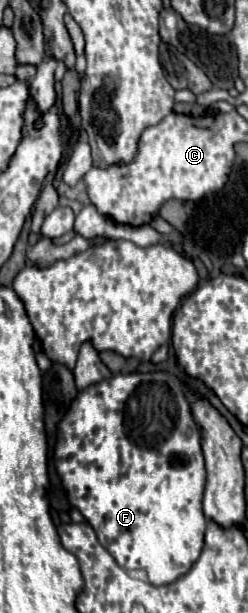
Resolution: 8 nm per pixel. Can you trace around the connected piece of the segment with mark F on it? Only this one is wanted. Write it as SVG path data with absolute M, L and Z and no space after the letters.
M152 372L152 374L114 374L110 380L102 380L100 384L94 384L80 392L76 400L72 402L68 414L58 424L58 436L54 446L54 464L62 478L62 484L68 492L68 498L74 508L82 512L82 516L88 520L88 524L94 528L100 544L114 556L120 568L124 570L136 570L144 568L148 572L148 578L154 586L170 584L178 576L186 574L192 564L198 560L202 546L204 546L204 530L206 530L206 518L202 514L202 496L204 496L204 484L206 484L206 470L204 470L204 456L200 446L200 430L190 414L190 404L182 392L182 386L176 382L174 376L166 372Z

